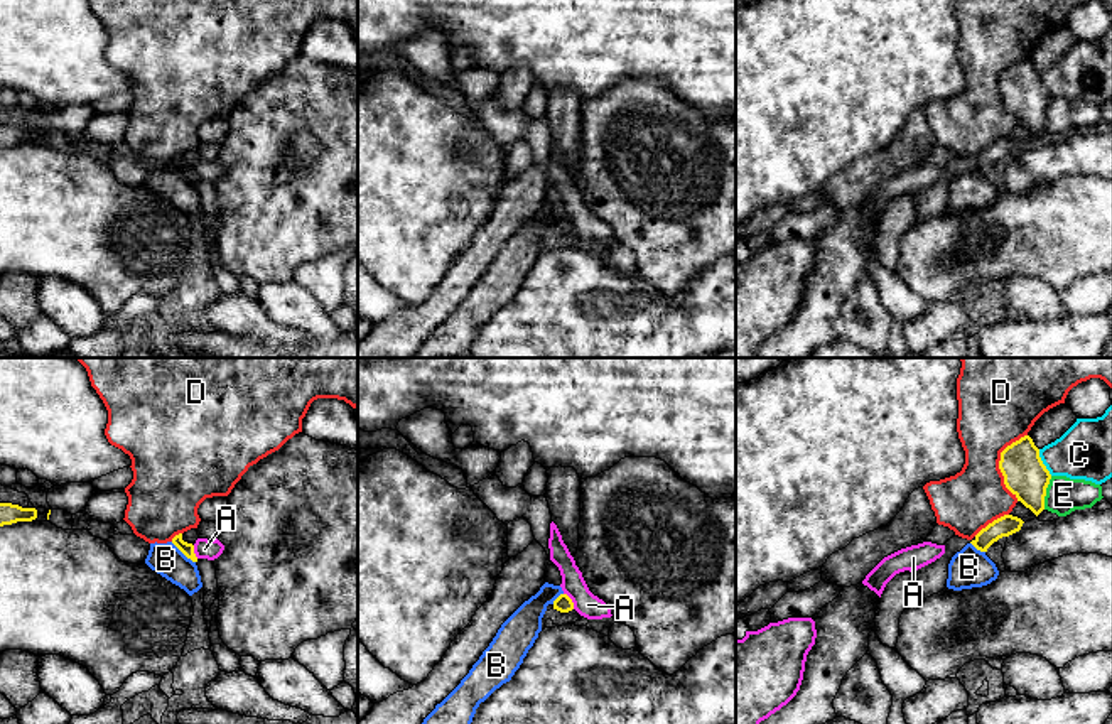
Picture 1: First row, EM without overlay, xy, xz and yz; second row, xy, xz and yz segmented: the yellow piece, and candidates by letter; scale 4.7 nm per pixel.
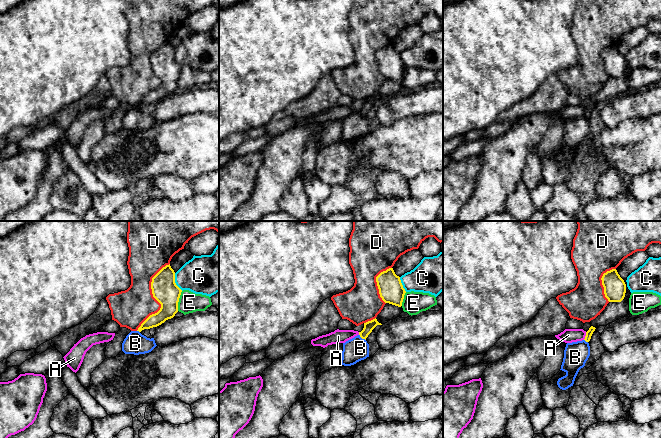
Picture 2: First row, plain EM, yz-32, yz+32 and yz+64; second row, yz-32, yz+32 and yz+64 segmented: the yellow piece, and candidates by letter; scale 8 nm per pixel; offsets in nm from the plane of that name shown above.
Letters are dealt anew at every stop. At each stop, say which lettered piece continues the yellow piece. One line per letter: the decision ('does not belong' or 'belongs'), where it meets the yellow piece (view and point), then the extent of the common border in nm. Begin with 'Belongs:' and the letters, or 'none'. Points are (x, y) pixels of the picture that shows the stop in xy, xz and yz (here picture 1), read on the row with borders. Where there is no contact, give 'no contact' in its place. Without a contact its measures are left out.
Belongs: none
A: does not belong | xz (571, 601) | 90 nm
B: does not belong | xy (183, 552) | 160 nm
C: does not belong | yz (1041, 463) | 140 nm
D: does not belong | yz (999, 464) | 320 nm
E: does not belong | yz (1045, 493) | 170 nm

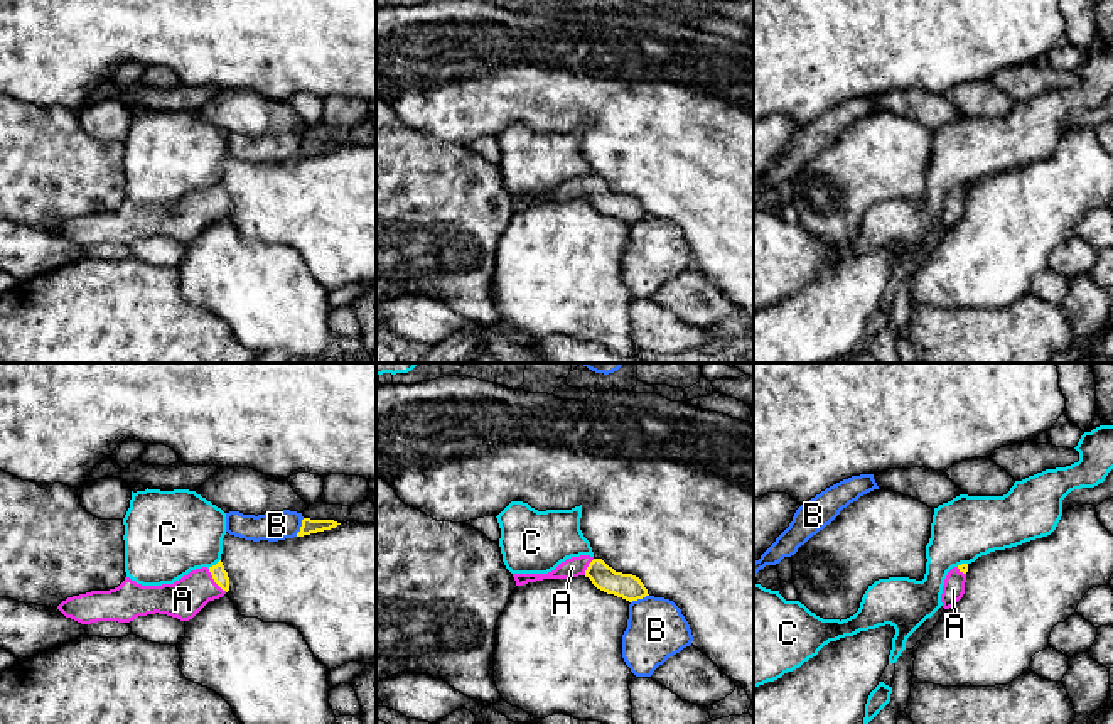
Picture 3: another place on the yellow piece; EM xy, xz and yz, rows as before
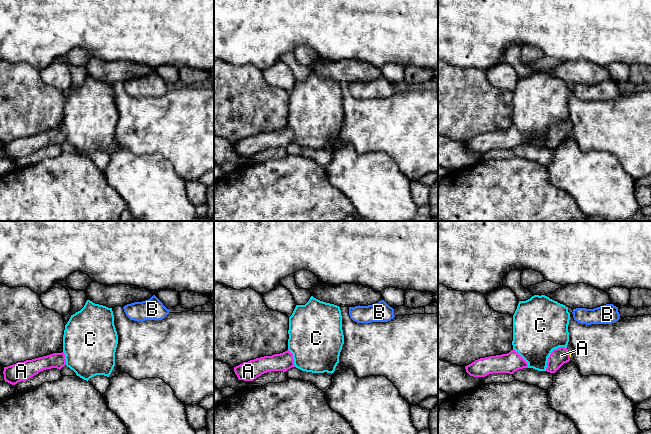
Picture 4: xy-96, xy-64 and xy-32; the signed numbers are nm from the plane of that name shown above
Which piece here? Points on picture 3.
Belongs: A
A: belongs | xy (215, 581) | 140 nm
B: does not belong | xy (301, 527) | 100 nm
C: does not belong | xy (213, 566) | 80 nm

